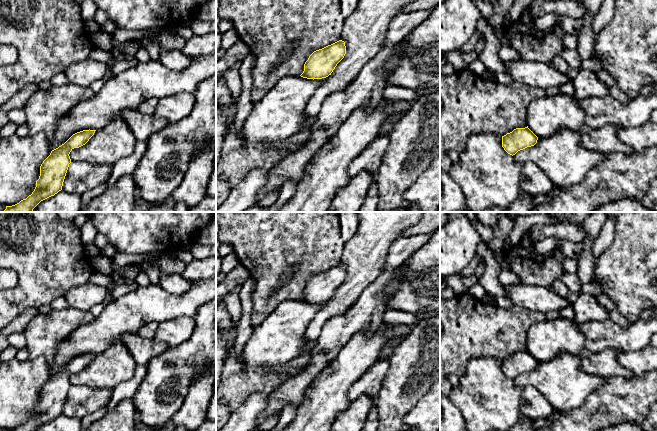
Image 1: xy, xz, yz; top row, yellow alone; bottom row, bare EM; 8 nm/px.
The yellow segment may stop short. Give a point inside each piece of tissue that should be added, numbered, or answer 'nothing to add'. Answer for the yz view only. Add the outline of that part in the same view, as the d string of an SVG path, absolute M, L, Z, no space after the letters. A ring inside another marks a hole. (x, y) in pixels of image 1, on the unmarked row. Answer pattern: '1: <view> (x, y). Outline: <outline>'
1: yz (546, 339). Outline: M564 317L538 322L528 331L527 350L538 362L546 362L560 352L581 356L584 344L576 323Z

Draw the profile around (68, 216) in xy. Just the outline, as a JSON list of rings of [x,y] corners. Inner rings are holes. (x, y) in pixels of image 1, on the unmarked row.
[[[57,212],[57,215],[66,221],[73,221],[78,216],[89,218],[94,212]]]

